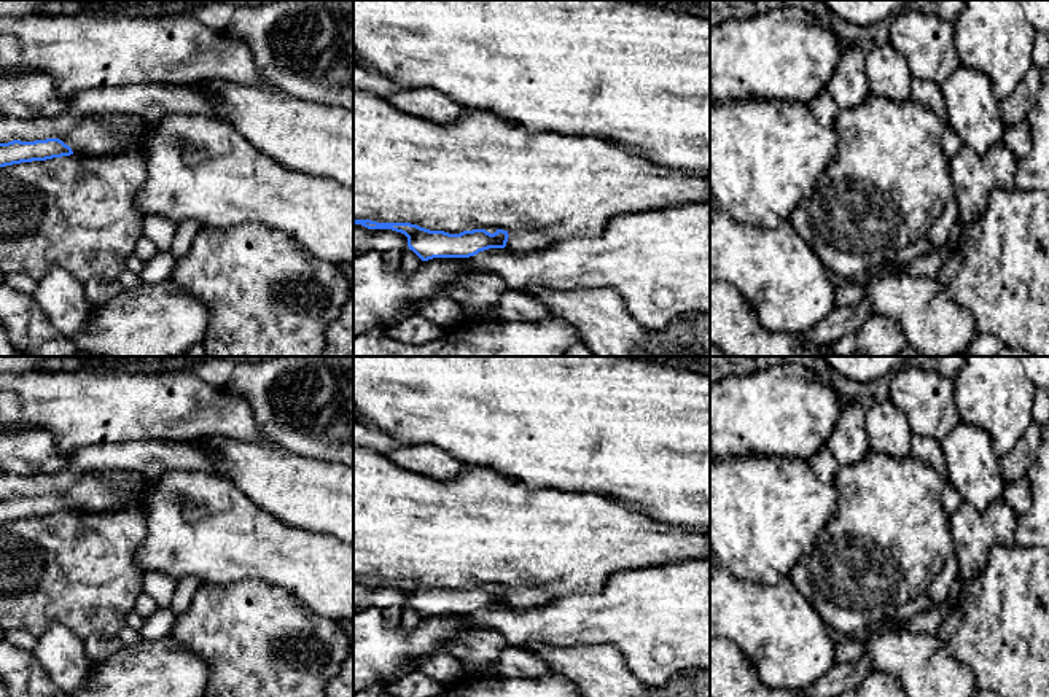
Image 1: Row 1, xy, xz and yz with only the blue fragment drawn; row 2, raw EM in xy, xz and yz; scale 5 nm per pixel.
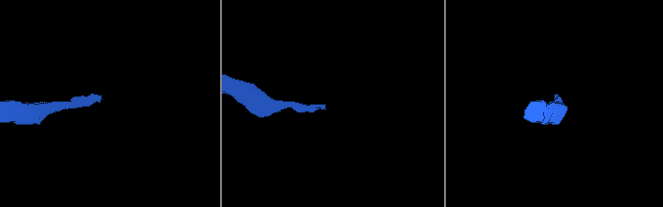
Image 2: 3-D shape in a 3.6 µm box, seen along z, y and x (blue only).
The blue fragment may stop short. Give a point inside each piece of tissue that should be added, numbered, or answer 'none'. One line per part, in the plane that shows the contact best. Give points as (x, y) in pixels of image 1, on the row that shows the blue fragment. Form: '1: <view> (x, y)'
1: xz (519, 241)

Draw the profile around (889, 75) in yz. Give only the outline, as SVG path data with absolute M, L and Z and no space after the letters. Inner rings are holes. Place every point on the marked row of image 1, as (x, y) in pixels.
M883 40L866 53L864 68L869 78L869 94L895 102L911 99L911 83L914 76L904 59L888 41Z

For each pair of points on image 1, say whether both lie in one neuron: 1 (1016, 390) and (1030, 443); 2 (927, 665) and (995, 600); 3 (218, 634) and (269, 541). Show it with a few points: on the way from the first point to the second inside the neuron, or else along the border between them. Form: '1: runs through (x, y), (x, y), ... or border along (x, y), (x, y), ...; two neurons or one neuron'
1: border along (1032, 420), (1024, 435), (1003, 457); two neurons
2: border along (935, 635), (973, 672); two neurons
3: border along (212, 583), (260, 580), (285, 589); two neurons

